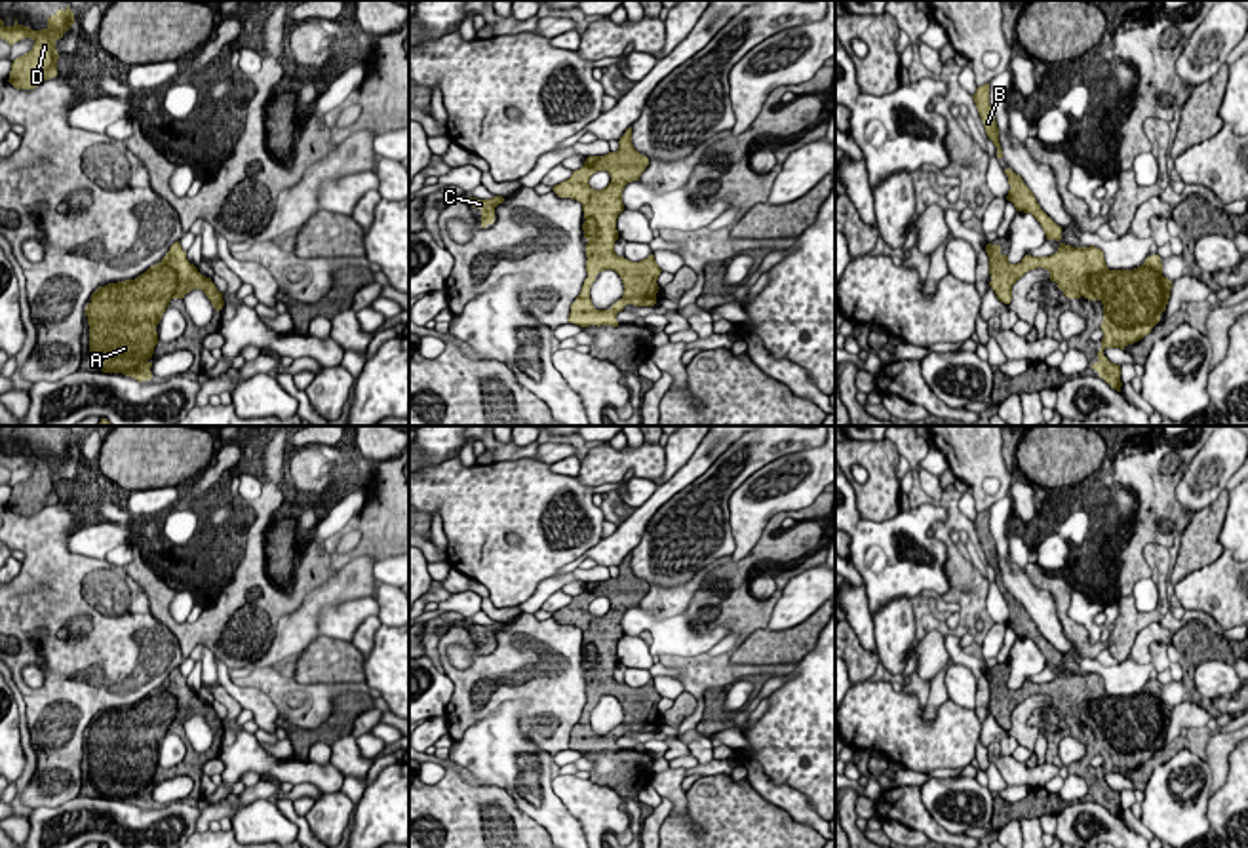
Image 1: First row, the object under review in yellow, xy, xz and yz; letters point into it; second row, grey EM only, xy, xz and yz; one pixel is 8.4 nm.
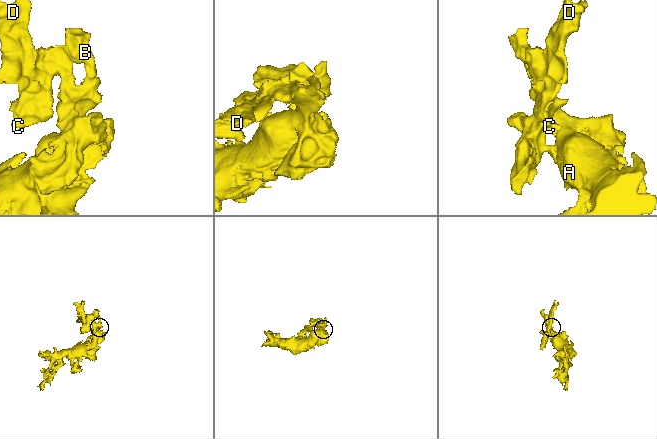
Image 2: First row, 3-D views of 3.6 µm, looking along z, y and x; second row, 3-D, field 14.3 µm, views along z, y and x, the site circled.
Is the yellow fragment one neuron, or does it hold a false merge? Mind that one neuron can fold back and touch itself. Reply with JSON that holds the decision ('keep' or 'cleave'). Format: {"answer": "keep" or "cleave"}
{"answer": "keep"}

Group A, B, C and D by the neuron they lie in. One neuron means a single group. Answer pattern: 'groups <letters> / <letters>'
groups A B C D

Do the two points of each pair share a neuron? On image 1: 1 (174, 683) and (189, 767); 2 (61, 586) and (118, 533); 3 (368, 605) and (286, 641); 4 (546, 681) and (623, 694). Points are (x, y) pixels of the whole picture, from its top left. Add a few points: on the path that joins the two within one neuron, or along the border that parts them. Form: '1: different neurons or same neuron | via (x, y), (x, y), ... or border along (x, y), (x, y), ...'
1: same neuron | via (174, 704), (174, 723), (187, 746)
2: different neurons | border along (73, 531), (69, 540), (73, 552), (103, 559)
3: different neurons | border along (356, 599), (328, 605), (318, 616), (318, 634)
4: different neurons | border along (586, 687), (583, 715), (571, 729)

